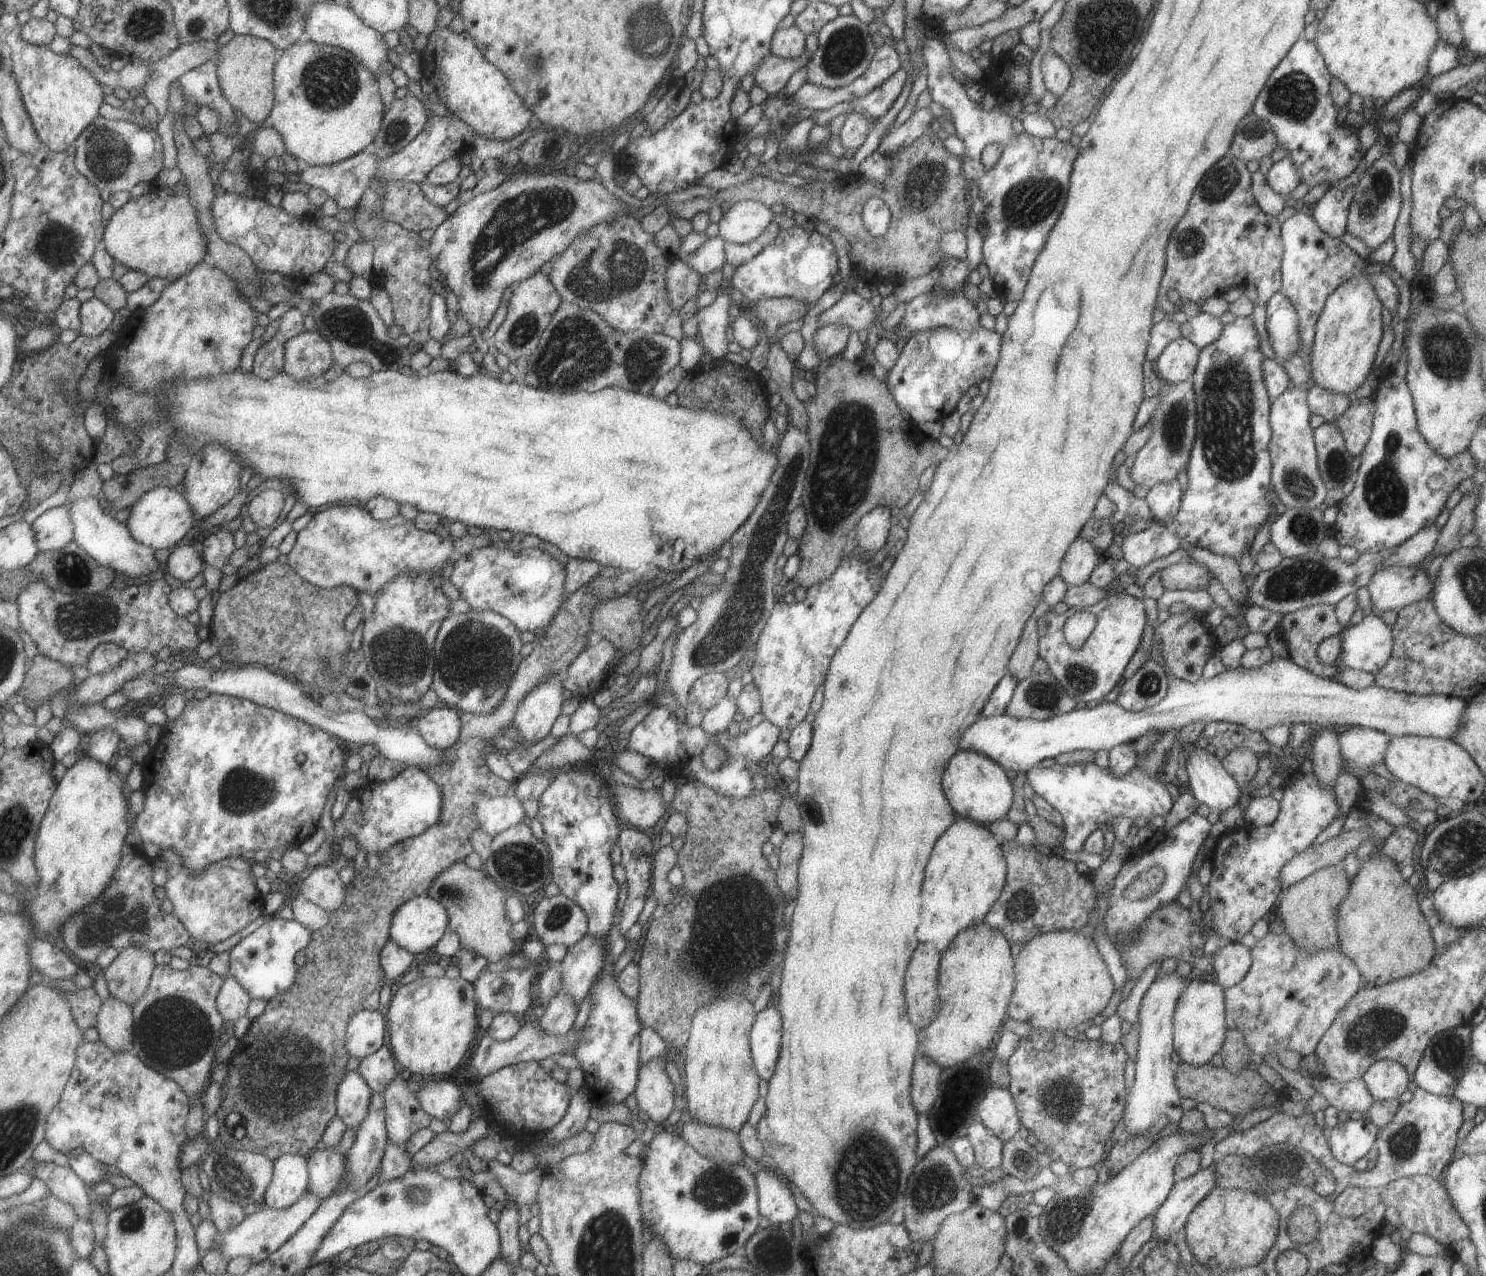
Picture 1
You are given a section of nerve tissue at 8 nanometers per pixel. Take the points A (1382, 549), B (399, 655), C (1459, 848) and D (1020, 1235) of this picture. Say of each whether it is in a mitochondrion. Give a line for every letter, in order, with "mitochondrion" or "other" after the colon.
A: other
B: mitochondrion
C: mitochondrion
D: mitochondrion

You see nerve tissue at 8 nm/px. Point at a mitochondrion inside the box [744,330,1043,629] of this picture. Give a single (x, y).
(848, 452)

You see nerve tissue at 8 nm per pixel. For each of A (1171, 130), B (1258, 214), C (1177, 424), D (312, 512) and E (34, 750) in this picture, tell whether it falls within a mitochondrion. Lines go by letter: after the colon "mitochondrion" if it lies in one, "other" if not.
A: other
B: other
C: mitochondrion
D: other
E: other

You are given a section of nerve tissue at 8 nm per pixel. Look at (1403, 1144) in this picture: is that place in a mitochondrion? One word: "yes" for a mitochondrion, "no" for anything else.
yes

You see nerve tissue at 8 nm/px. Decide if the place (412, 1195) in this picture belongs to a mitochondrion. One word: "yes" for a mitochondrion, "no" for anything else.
yes

